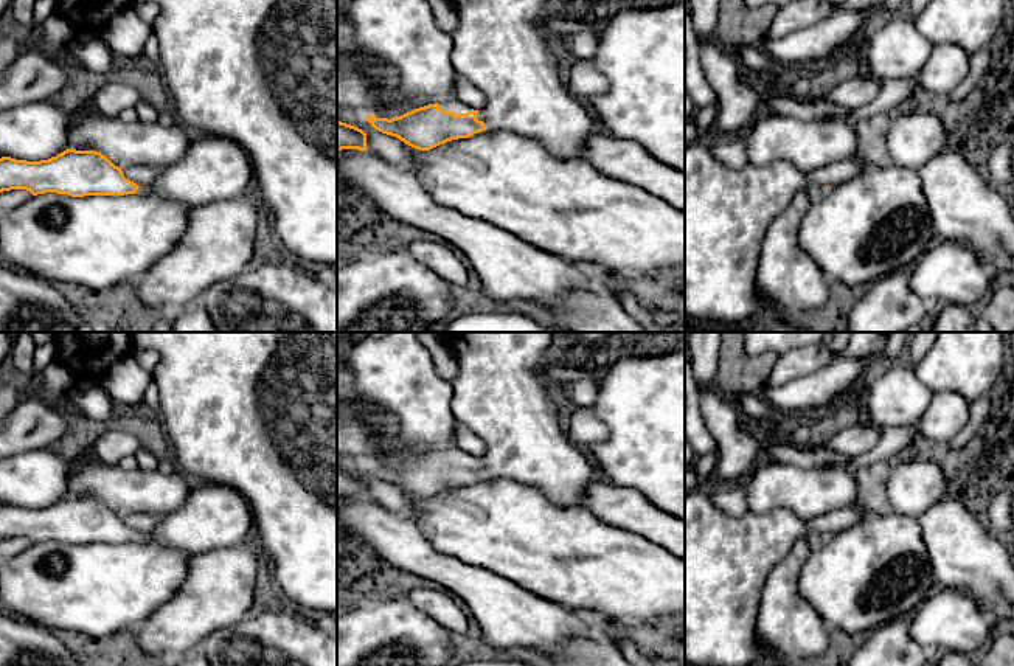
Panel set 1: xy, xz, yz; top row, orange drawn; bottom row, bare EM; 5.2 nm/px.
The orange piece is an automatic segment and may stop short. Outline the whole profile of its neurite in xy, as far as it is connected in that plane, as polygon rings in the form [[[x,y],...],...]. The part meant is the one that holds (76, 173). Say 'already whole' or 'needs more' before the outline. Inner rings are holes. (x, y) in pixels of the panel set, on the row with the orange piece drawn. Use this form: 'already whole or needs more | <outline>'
needs more | [[[214,135],[191,143],[183,158],[161,168],[149,185],[127,180],[121,168],[96,151],[67,149],[40,161],[0,158],[0,193],[26,189],[33,196],[57,193],[71,197],[138,193],[197,208],[238,199],[252,186],[253,172],[245,151]]]

